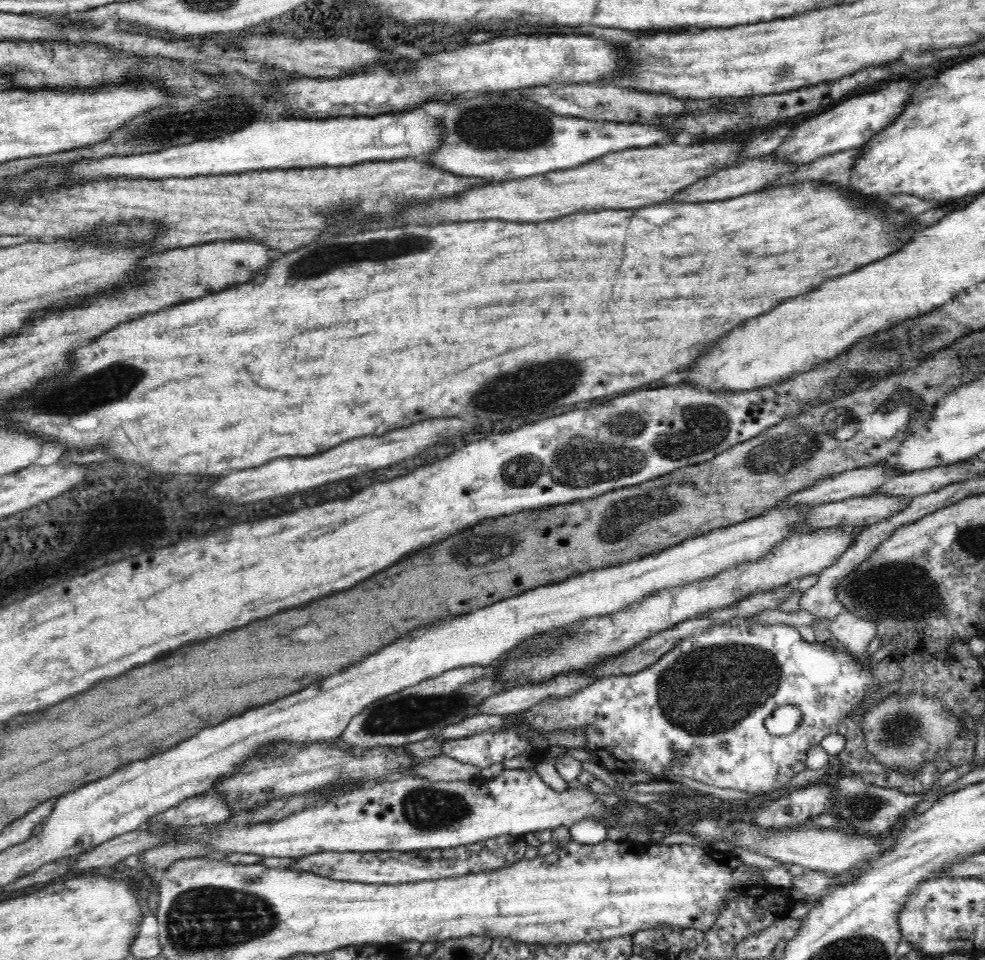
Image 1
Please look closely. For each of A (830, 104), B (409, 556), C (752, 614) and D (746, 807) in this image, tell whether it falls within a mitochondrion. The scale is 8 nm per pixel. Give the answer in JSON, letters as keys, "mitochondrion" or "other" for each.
{"A":"other","B":"other","C":"other","D":"other"}

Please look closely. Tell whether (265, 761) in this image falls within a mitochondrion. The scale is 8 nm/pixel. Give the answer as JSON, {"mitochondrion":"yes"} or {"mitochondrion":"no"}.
{"mitochondrion":"yes"}

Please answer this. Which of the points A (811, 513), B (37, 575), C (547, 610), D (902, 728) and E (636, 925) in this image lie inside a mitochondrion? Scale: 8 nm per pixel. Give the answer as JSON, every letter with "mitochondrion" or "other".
{"A":"other","B":"other","C":"other","D":"mitochondrion","E":"other"}

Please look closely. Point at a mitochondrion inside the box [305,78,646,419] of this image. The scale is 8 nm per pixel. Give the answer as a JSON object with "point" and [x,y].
{"point":[516,128]}

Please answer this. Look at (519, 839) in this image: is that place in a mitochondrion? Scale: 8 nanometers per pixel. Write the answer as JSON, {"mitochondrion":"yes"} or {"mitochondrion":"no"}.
{"mitochondrion":"no"}

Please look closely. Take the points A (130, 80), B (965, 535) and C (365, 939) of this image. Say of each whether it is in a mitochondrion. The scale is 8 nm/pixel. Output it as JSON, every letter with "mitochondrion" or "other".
{"A":"other","B":"mitochondrion","C":"other"}

